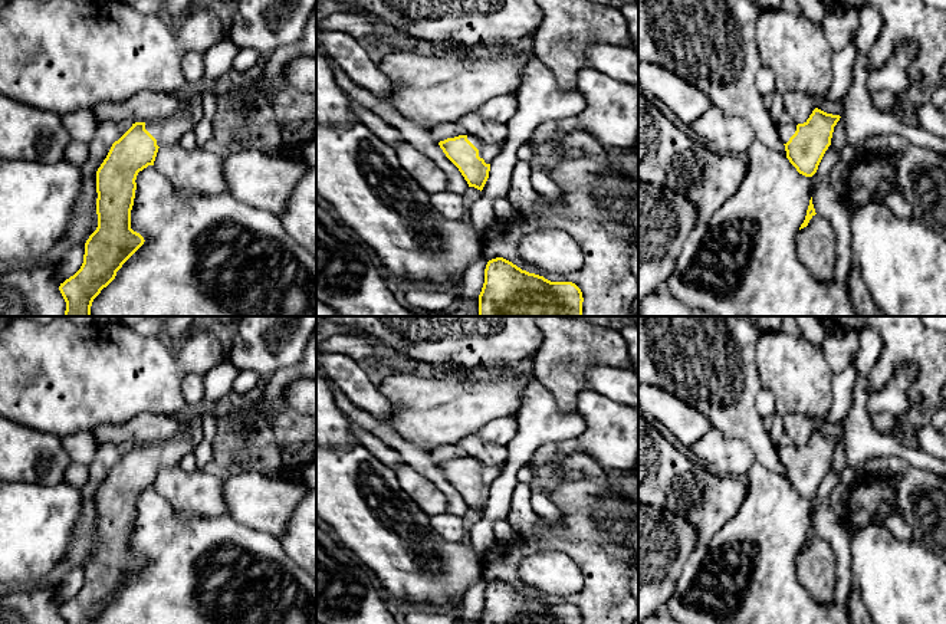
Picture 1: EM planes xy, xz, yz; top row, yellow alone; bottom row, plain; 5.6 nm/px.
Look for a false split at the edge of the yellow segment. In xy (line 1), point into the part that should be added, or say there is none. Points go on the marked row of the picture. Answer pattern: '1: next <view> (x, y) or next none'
1: next xy (167, 131)

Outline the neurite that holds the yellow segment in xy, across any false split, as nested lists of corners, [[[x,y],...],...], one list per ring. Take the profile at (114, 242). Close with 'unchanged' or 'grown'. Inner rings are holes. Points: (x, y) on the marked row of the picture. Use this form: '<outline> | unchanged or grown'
[[[191,112],[135,122],[112,144],[96,171],[98,227],[85,243],[81,269],[59,286],[66,302],[63,316],[91,316],[93,299],[144,244],[144,237],[131,229],[137,175],[154,165],[160,147],[174,145],[194,125]]] | grown

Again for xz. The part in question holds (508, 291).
[[[496,257],[487,262],[479,295],[479,316],[582,316],[582,292],[572,282],[551,282]]] | unchanged

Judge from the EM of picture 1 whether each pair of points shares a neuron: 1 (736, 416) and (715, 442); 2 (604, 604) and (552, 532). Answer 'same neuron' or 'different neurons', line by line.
1: different neurons
2: same neuron

